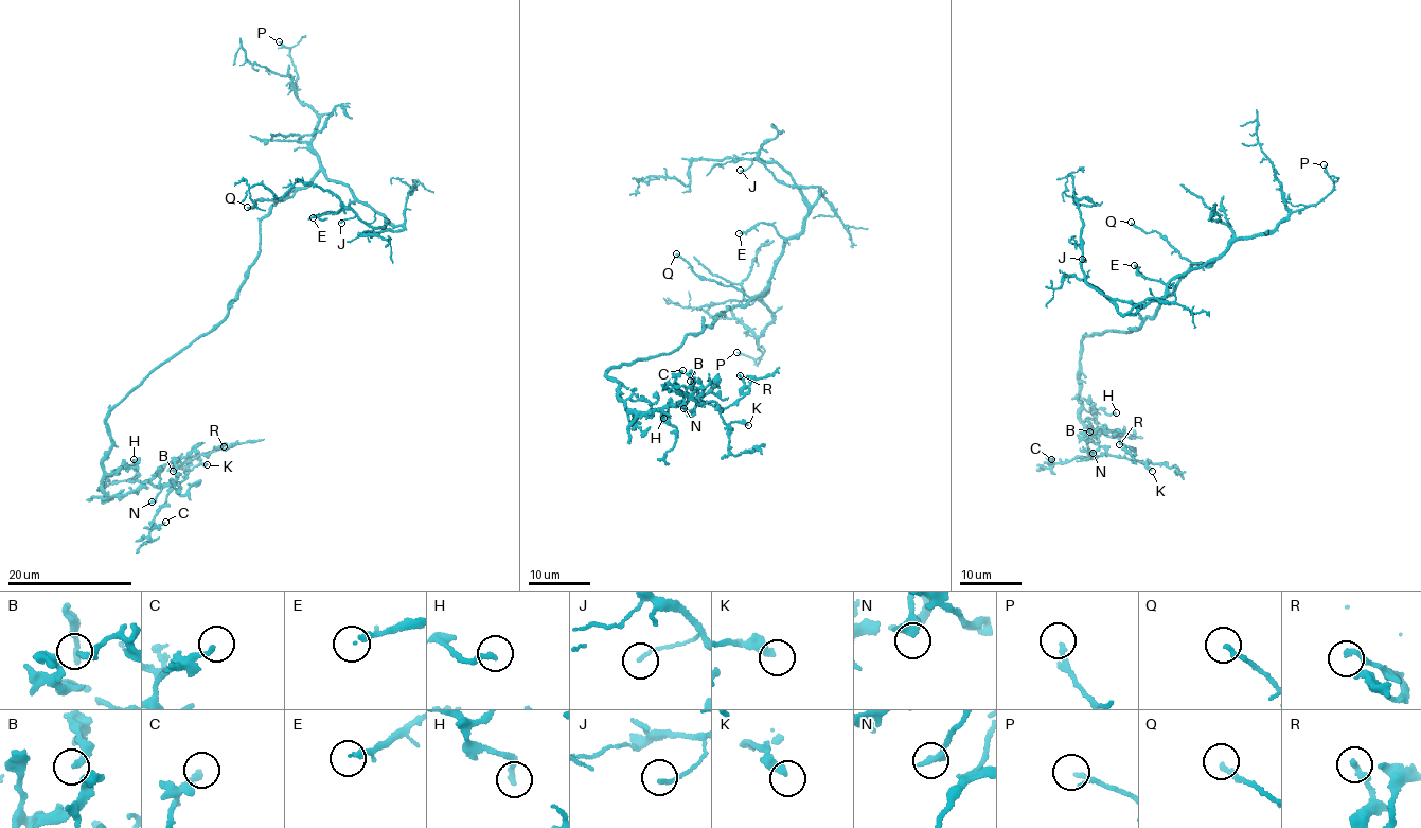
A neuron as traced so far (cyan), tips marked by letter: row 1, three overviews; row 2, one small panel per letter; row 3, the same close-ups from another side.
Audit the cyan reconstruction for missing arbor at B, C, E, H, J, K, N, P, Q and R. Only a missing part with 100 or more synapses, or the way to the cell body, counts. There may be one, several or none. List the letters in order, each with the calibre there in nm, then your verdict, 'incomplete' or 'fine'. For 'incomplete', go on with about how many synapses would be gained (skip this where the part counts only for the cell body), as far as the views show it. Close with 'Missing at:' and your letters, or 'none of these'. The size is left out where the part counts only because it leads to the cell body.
B: 140 nm thick; fine
C: 200 nm thick; fine
E: 150 nm thick; fine
H: 240 nm thick; fine
J: 140 nm thick; fine
K: 320 nm thick; fine
N: 360 nm thick; fine
P: 130 nm thick; fine
Q: 200 nm thick; fine
R: 200 nm thick; fine
Missing at: none of these

